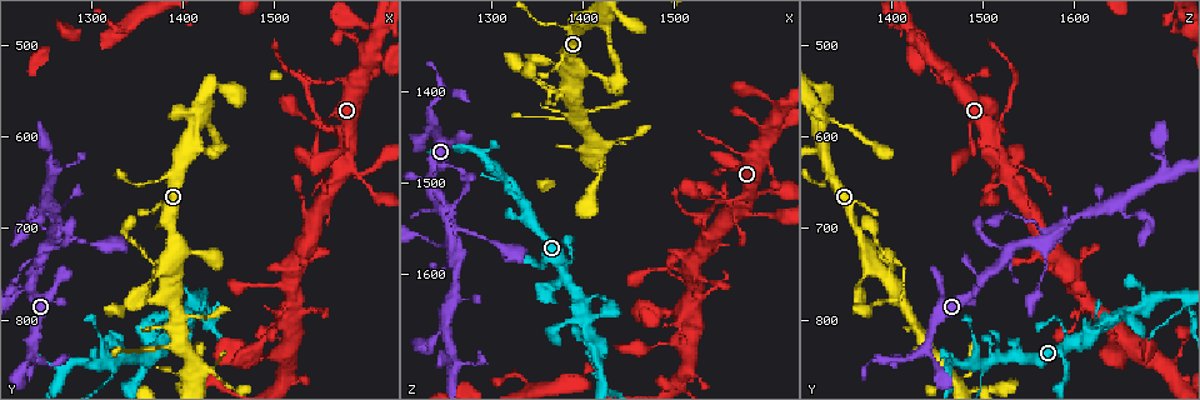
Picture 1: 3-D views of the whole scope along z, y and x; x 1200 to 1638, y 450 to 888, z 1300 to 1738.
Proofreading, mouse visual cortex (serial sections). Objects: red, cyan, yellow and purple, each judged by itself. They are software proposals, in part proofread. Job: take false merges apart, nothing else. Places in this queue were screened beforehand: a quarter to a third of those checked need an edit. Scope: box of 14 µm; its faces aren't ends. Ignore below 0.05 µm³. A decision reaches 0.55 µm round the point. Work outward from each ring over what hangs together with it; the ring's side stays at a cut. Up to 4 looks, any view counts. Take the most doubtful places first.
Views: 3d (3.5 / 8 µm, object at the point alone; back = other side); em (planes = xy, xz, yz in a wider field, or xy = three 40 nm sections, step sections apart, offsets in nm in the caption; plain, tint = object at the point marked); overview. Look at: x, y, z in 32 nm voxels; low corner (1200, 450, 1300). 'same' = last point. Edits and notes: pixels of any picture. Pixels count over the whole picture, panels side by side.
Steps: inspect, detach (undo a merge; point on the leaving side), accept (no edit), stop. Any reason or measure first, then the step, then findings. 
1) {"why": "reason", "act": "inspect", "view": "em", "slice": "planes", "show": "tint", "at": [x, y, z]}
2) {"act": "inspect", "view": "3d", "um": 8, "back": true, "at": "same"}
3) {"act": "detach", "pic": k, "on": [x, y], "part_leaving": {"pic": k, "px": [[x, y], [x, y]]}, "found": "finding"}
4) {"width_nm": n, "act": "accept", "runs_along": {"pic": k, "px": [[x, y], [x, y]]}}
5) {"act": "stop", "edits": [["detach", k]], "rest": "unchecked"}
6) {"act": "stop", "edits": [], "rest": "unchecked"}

{"why": "small branch off a trunk", "act": "inspect", "view": "3d", "um": 3.5, "at": [1575, 645, 1530]}

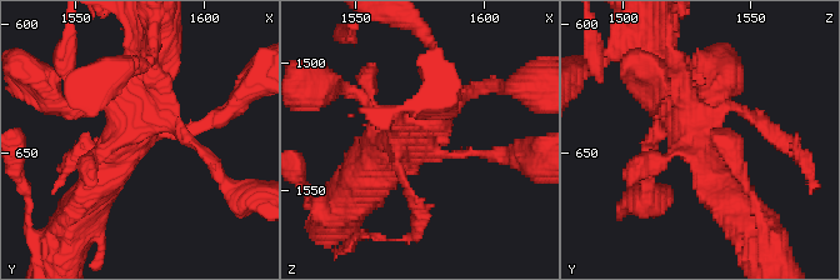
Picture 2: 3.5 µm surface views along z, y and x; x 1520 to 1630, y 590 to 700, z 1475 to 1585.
{"why": "need the tissue", "act": "inspect", "view": "em", "slice": "xy", "step": 1, "show": "tint", "at": [1577, 642, 1532]}

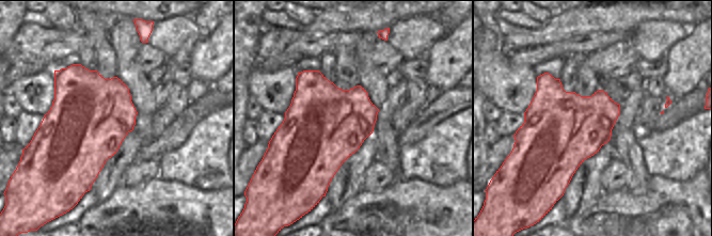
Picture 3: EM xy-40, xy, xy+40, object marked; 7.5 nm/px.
{"width_nm": 600, "act": "accept", "runs_along": {"pic": 2, "px": [[153, 65], [149, 106], [88, 199]]}, "found": "all the same cell"}

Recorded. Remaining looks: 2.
{"why": "thin arm on a thick one", "act": "inspect", "view": "3d", "um": 3.5, "at": [1525, 775, 1615]}

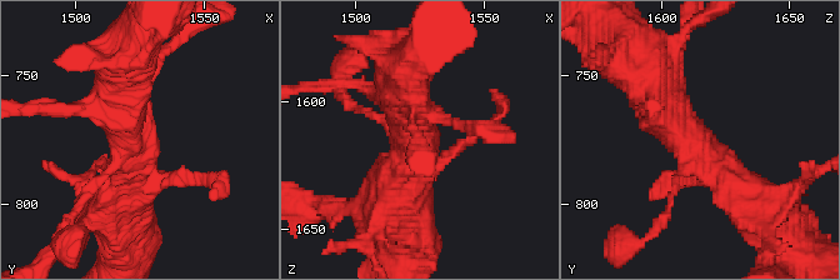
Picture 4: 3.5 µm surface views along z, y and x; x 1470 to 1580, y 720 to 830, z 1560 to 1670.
{"arms": 4, "arm_widths_nm": [150, 200, 500, 600], "why": "shape alone is not enough", "act": "inspect", "view": "em", "slice": "xy", "step": 2, "show": "tint", "at": [1521, 778, 1613]}

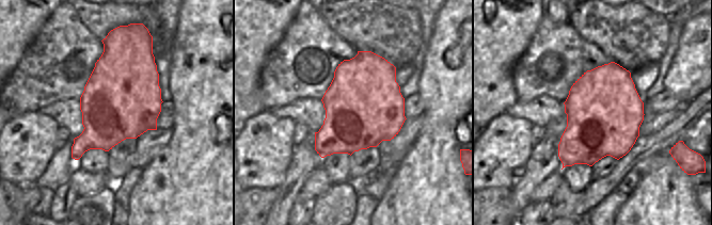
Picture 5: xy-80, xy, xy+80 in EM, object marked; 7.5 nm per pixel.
{"width_nm": 600, "act": "accept", "runs_along": {"pic": 4, "px": [[644, 78], [704, 158], [755, 200]]}, "found": "continuous, no second cell"}

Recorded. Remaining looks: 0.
{"act": "stop", "edits": [], "rest": "unchecked"}

